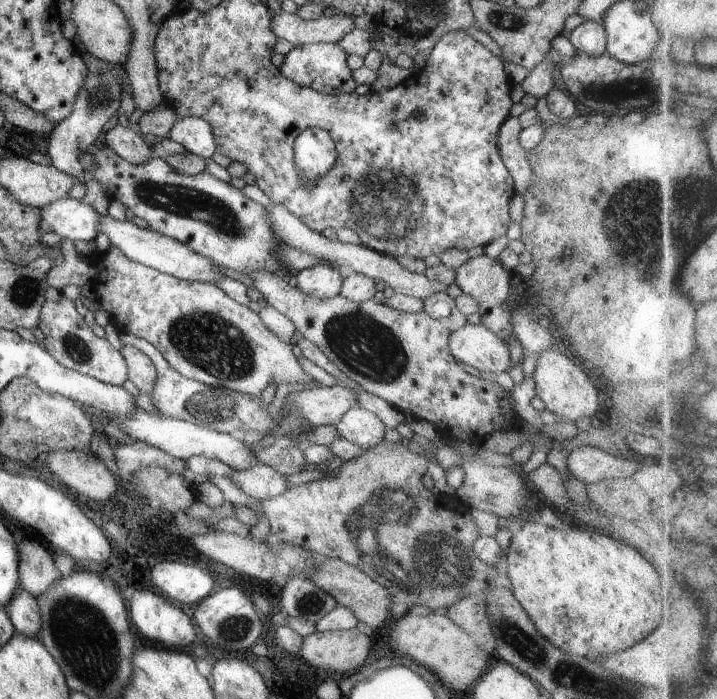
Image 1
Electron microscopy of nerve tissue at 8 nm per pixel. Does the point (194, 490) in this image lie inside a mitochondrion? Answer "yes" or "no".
no

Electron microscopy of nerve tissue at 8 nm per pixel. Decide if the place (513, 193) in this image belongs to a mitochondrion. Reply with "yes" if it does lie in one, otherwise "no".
no

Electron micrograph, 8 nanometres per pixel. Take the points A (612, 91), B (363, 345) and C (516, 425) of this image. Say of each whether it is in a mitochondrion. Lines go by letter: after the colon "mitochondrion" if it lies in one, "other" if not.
A: mitochondrion
B: mitochondrion
C: other

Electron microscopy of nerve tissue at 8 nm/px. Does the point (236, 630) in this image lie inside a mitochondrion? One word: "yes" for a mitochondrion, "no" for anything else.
yes

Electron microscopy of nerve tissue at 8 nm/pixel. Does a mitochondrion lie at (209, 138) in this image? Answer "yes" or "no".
no

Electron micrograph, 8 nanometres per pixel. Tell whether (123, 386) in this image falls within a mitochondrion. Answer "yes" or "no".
no

